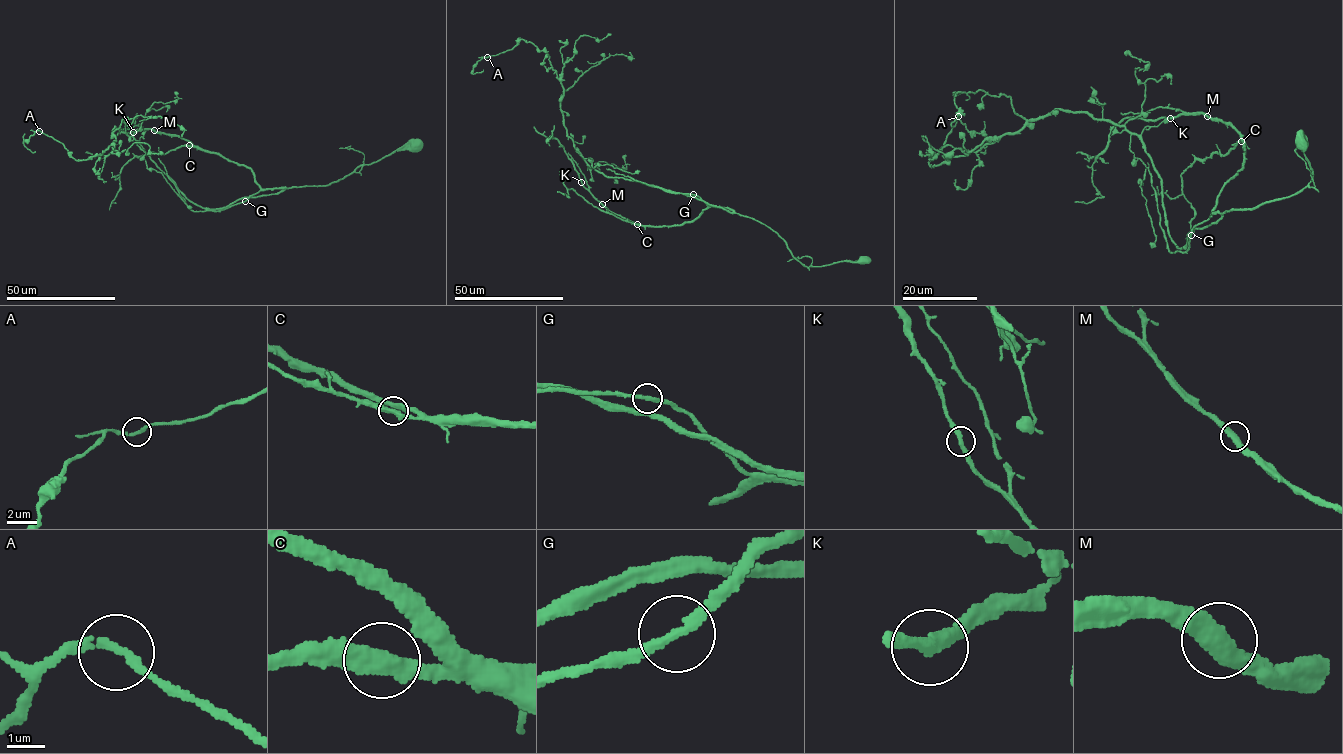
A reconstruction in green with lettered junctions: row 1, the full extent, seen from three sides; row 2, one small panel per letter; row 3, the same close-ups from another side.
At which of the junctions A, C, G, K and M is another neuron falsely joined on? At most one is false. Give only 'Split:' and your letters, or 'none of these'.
Split: none of these

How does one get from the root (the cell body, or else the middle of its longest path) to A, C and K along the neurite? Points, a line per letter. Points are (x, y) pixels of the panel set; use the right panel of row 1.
A: (1302, 140), (1303, 188), (1225, 211), (1178, 247), (1161, 178), (1124, 127), (1053, 109), (931, 166), (959, 116)
C: (1302, 140), (1313, 172), (1303, 188), (1254, 208), (1211, 214), (1223, 185), (1242, 168), (1241, 142)
K: (1302, 140), (1313, 172), (1303, 188), (1211, 214), (1242, 168), (1244, 142), (1203, 114), (1170, 118)

